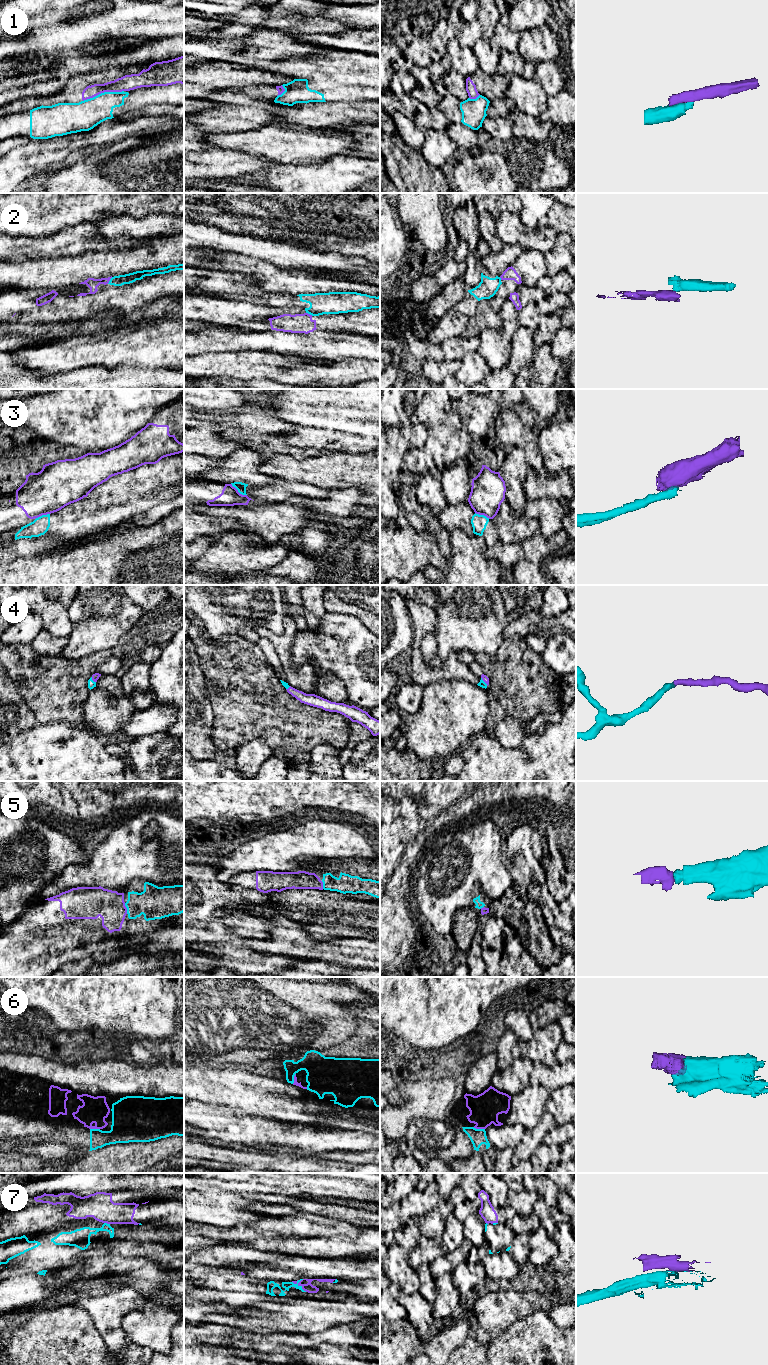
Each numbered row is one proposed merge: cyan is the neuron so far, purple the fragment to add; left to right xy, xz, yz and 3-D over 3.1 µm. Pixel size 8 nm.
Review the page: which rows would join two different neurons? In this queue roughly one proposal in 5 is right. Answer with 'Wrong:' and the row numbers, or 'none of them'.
Wrong: 1, 2, 3, 7

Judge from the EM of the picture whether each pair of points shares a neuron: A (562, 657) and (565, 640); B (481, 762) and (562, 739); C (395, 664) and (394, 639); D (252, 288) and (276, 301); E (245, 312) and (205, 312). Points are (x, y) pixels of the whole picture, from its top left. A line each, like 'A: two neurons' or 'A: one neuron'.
A: one neuron
B: one neuron
C: two neurons
D: one neuron
E: one neuron

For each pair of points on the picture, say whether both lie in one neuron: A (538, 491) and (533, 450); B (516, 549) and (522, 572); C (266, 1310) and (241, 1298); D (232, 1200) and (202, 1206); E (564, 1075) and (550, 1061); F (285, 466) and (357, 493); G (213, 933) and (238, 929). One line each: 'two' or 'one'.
A: one
B: two
C: two
D: one
E: two
F: two
G: one

